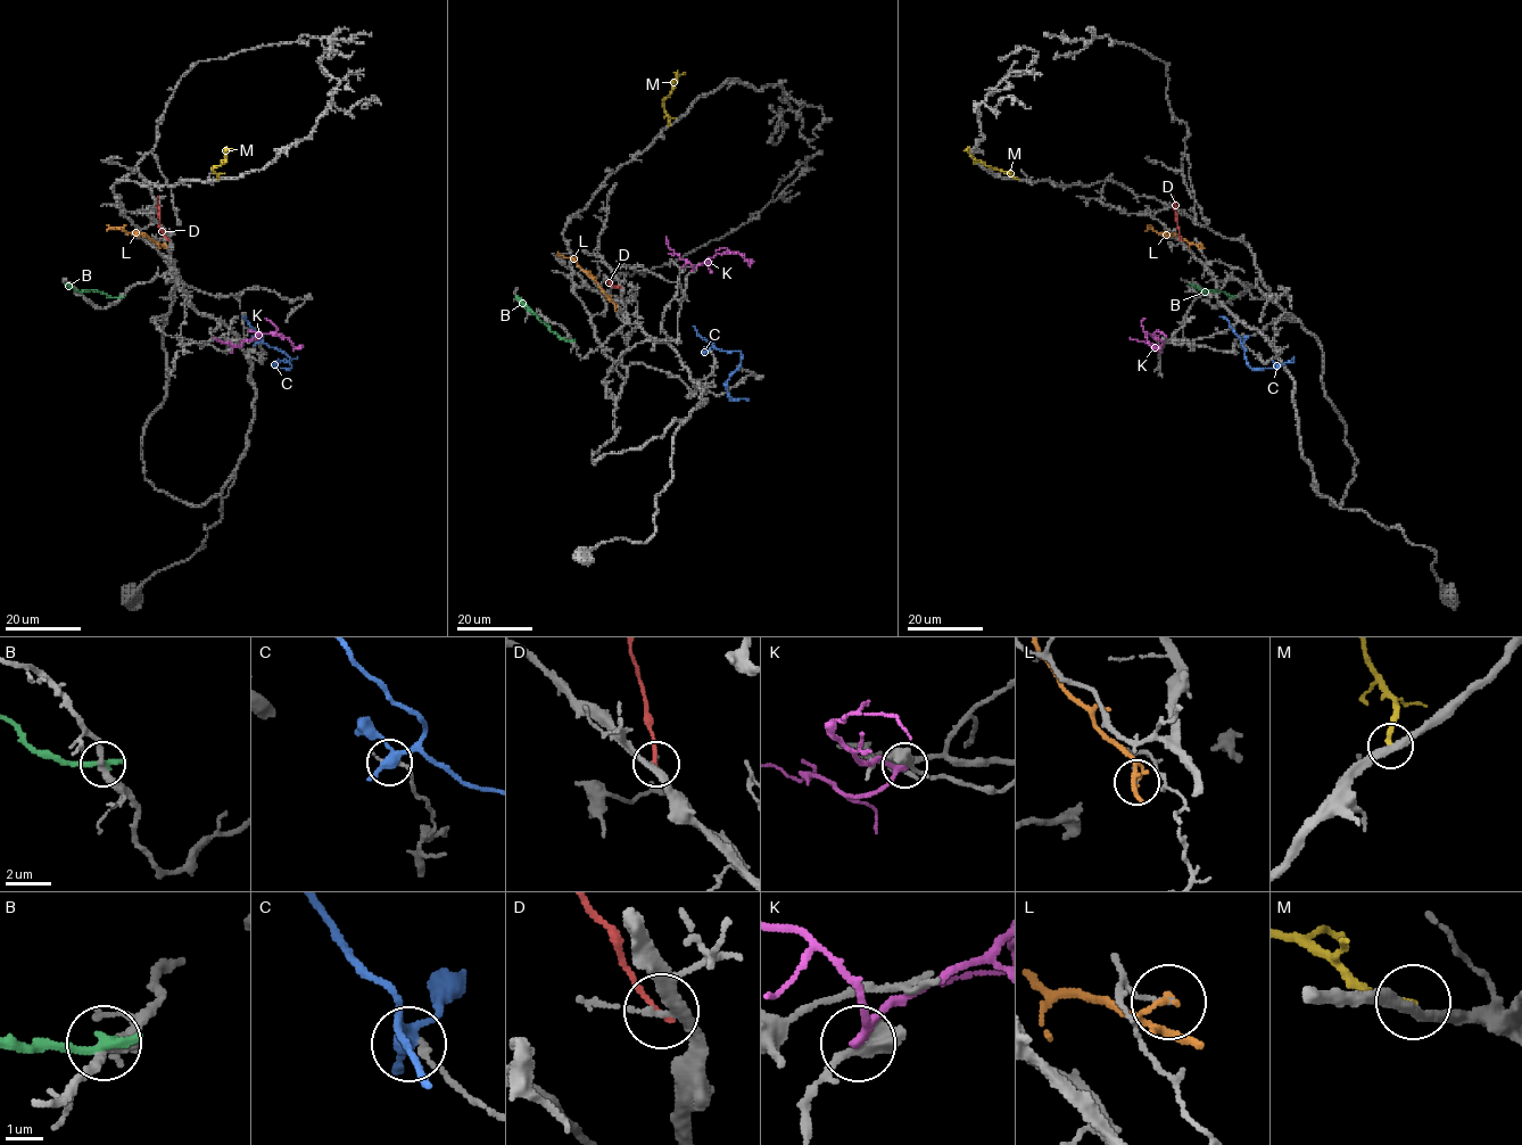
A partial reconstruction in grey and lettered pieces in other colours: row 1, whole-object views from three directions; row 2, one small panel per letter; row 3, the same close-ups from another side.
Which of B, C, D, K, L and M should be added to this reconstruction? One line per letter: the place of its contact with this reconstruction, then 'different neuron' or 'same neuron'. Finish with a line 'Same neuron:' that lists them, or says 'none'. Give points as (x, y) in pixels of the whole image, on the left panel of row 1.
B: (121, 297) | different neuron
C: (256, 343) | different neuron
D: (167, 239) | different neuron
K: (240, 340) | different neuron
L: (164, 244) | different neuron
M: (217, 179) | different neuron
Same neuron: none

